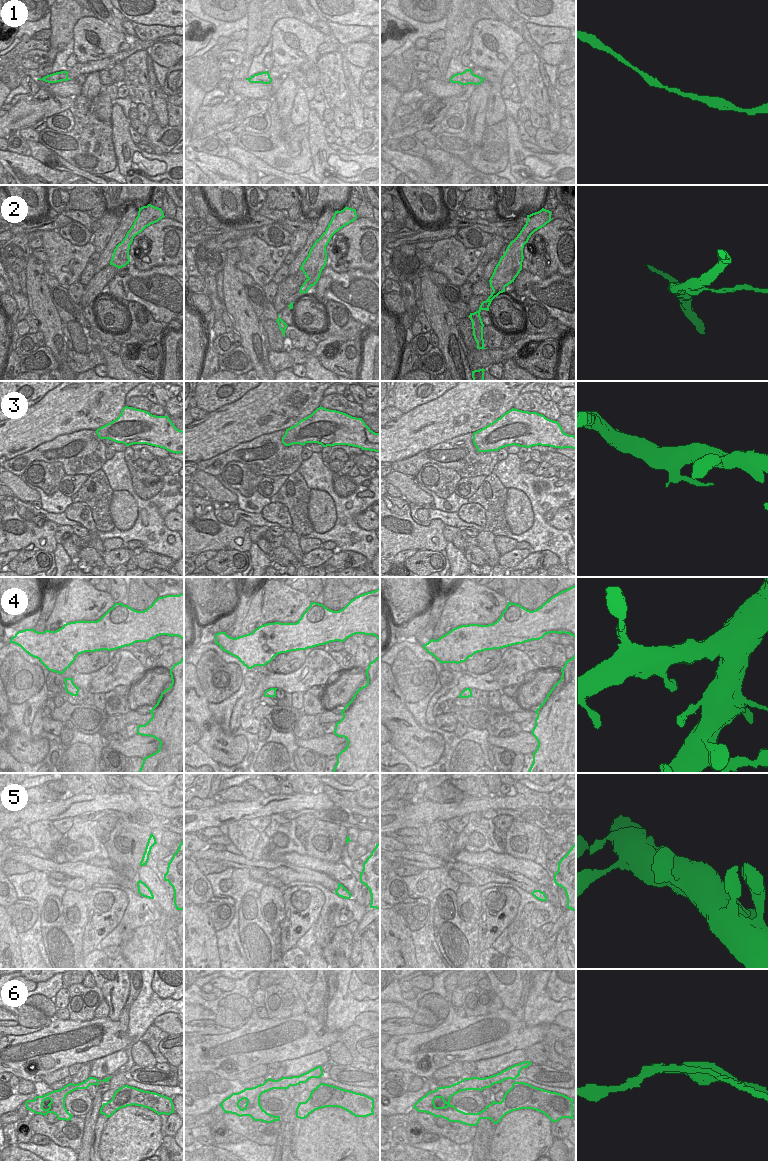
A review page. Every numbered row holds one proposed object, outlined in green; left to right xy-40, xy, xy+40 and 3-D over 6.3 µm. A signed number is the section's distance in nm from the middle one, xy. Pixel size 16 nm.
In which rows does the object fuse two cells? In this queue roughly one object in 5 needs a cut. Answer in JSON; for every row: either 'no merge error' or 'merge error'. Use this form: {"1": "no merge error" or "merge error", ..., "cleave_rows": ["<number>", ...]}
{"1": "no merge error", "2": "merge error", "3": "no merge error", "4": "no merge error", "5": "no merge error", "6": "no merge error", "cleave_rows": ["2"]}

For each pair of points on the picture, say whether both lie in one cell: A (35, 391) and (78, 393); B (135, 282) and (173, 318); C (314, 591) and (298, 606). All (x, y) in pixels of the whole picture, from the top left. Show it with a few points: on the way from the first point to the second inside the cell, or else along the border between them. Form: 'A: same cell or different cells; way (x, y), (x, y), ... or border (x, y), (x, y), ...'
A: different cells; border (49, 391), (31, 406)
B: same cell; way (144, 289), (164, 309)
C: different cells; border (305, 593), (310, 602)

